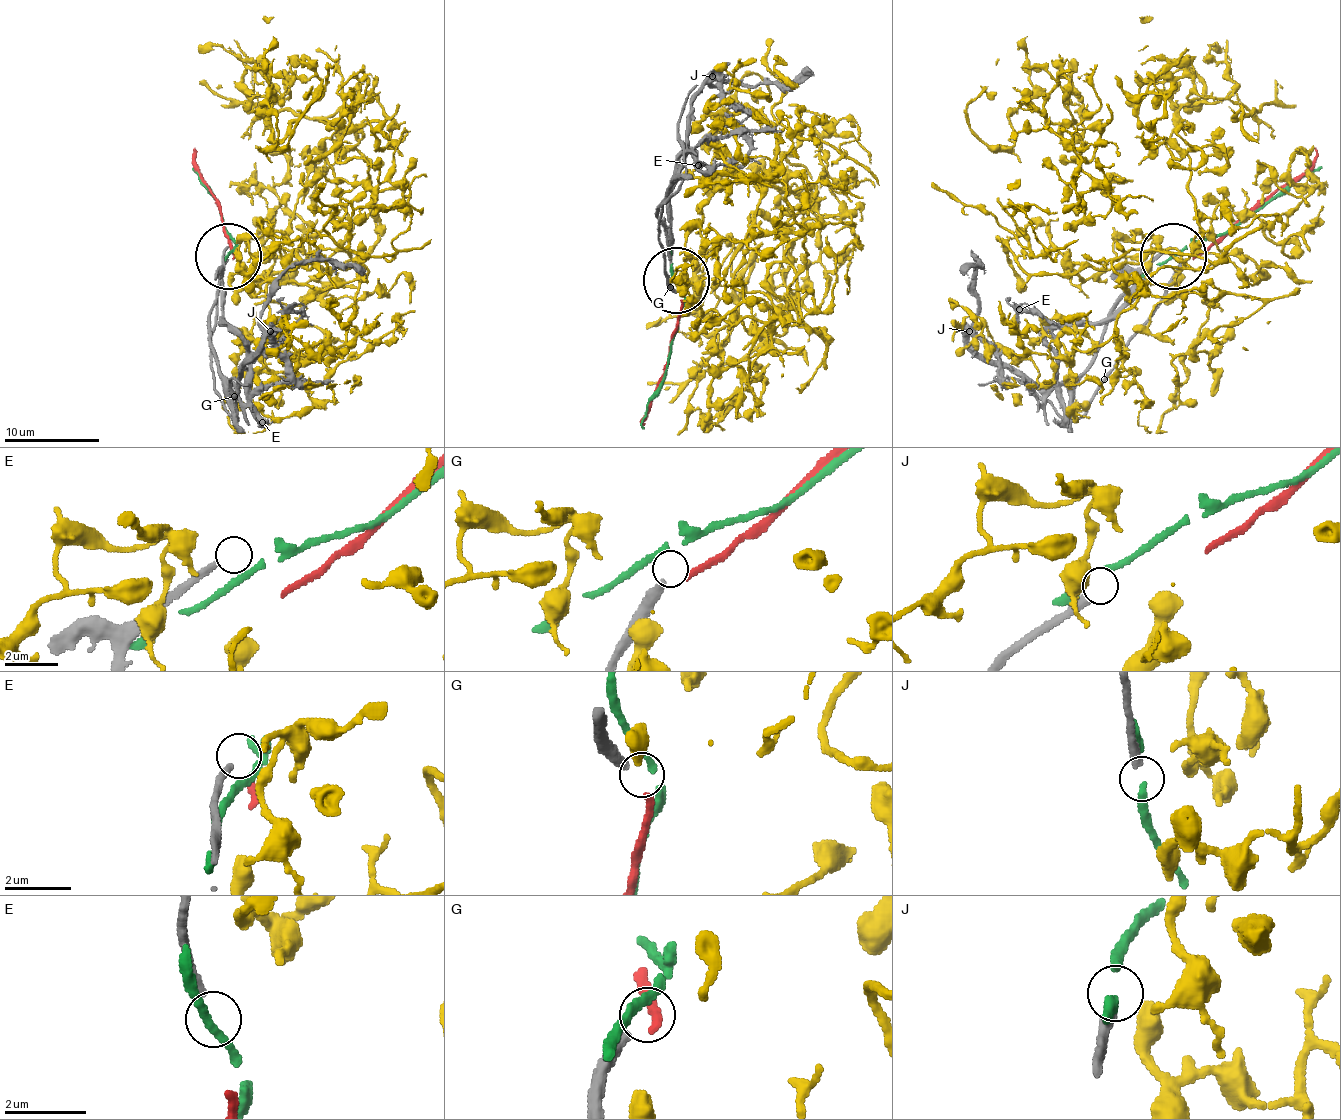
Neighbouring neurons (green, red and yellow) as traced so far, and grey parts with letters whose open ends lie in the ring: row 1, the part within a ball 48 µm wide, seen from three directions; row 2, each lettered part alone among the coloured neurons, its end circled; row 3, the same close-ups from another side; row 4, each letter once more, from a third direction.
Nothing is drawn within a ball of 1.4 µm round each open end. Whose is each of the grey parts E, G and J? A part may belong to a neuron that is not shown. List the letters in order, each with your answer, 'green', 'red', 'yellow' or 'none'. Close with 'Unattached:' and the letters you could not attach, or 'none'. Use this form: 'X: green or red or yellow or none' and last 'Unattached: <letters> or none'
E: none
G: none
J: none
Unattached: E, G, J

